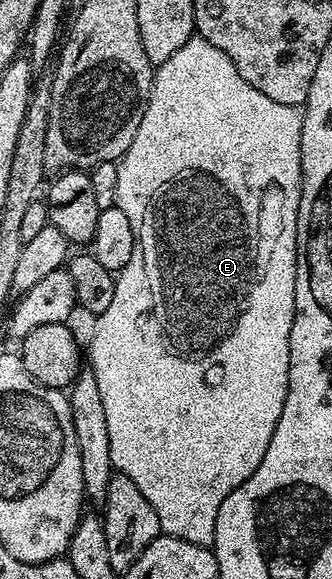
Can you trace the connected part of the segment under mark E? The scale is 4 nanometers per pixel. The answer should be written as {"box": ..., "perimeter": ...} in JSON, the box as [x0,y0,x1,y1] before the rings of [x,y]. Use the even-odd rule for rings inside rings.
{"box":[90,34,304,548],"perimeter":[[[199,34],[193,35],[192,39],[182,46],[182,50],[174,50],[166,62],[162,62],[155,69],[152,77],[152,93],[148,99],[146,110],[142,114],[142,122],[138,126],[138,134],[134,134],[134,142],[126,150],[126,154],[120,157],[116,169],[118,170],[118,190],[116,191],[115,207],[130,218],[130,226],[134,230],[136,245],[134,256],[130,262],[116,276],[116,289],[110,306],[106,306],[104,312],[95,317],[96,325],[92,328],[92,364],[90,370],[98,378],[98,394],[102,394],[102,407],[106,409],[106,431],[110,433],[110,462],[113,469],[119,475],[130,478],[138,490],[142,490],[142,498],[154,506],[154,514],[158,514],[160,531],[165,536],[182,538],[186,542],[194,542],[203,548],[209,547],[214,538],[214,526],[218,518],[218,510],[222,502],[226,502],[226,494],[230,494],[246,478],[258,470],[258,462],[262,462],[262,454],[266,454],[266,446],[270,446],[270,438],[274,434],[274,426],[278,426],[278,418],[282,414],[282,406],[286,402],[288,393],[288,371],[290,370],[290,330],[296,313],[296,223],[298,222],[298,206],[300,205],[300,143],[302,142],[302,126],[304,125],[303,111],[297,105],[274,102],[274,98],[266,98],[262,90],[254,90],[242,74],[234,66],[234,62],[218,46],[210,46]]]}

